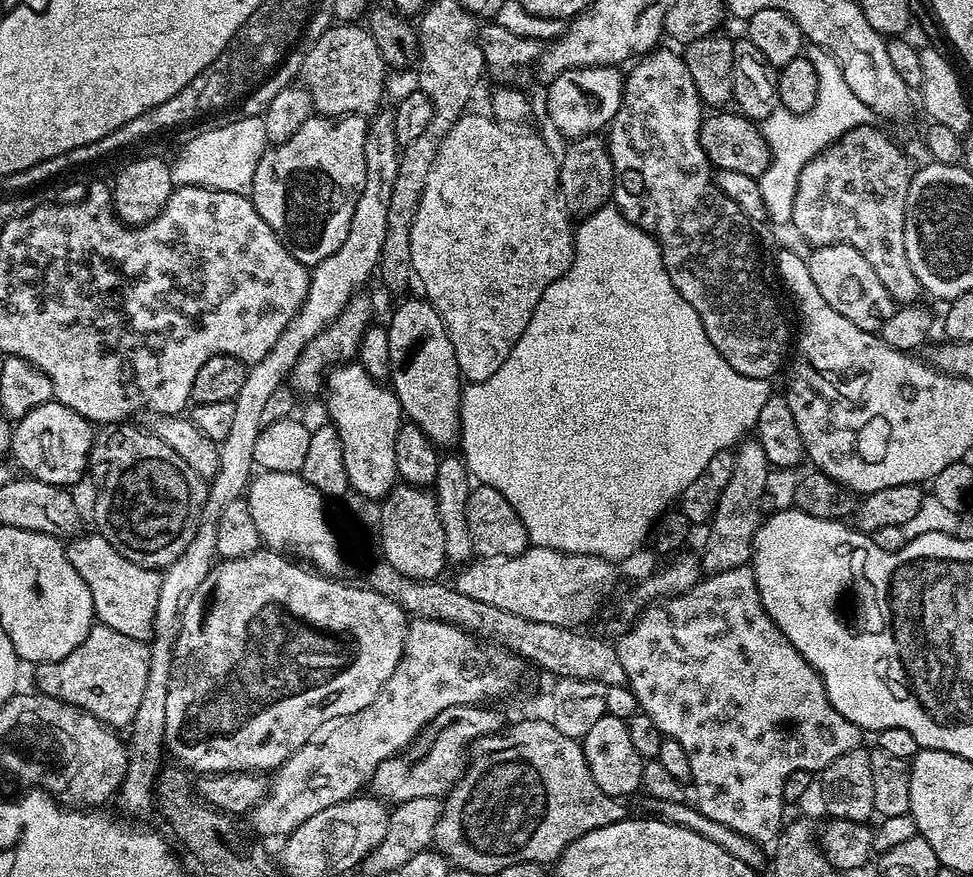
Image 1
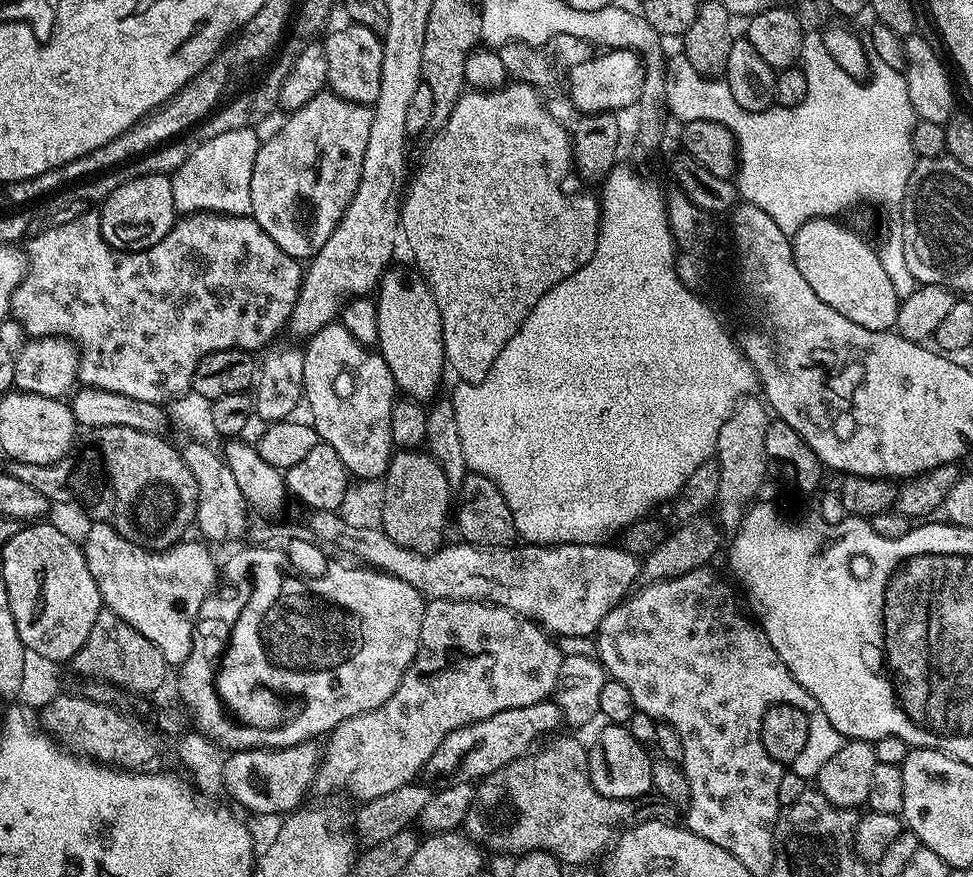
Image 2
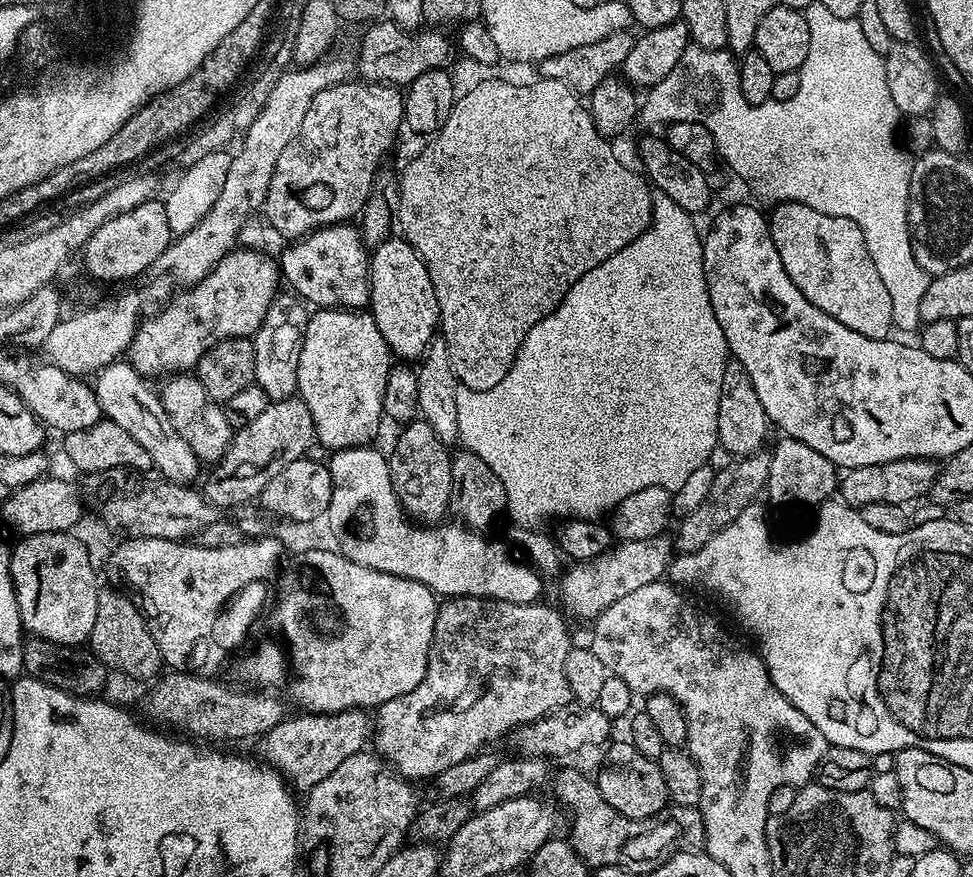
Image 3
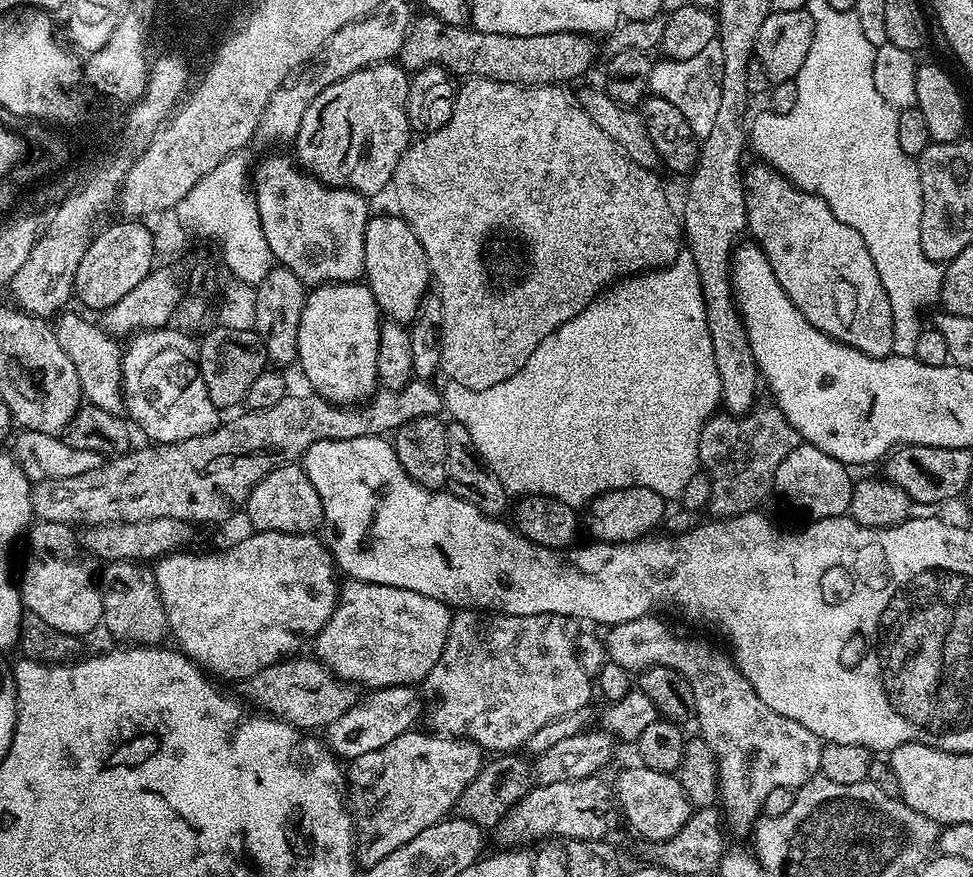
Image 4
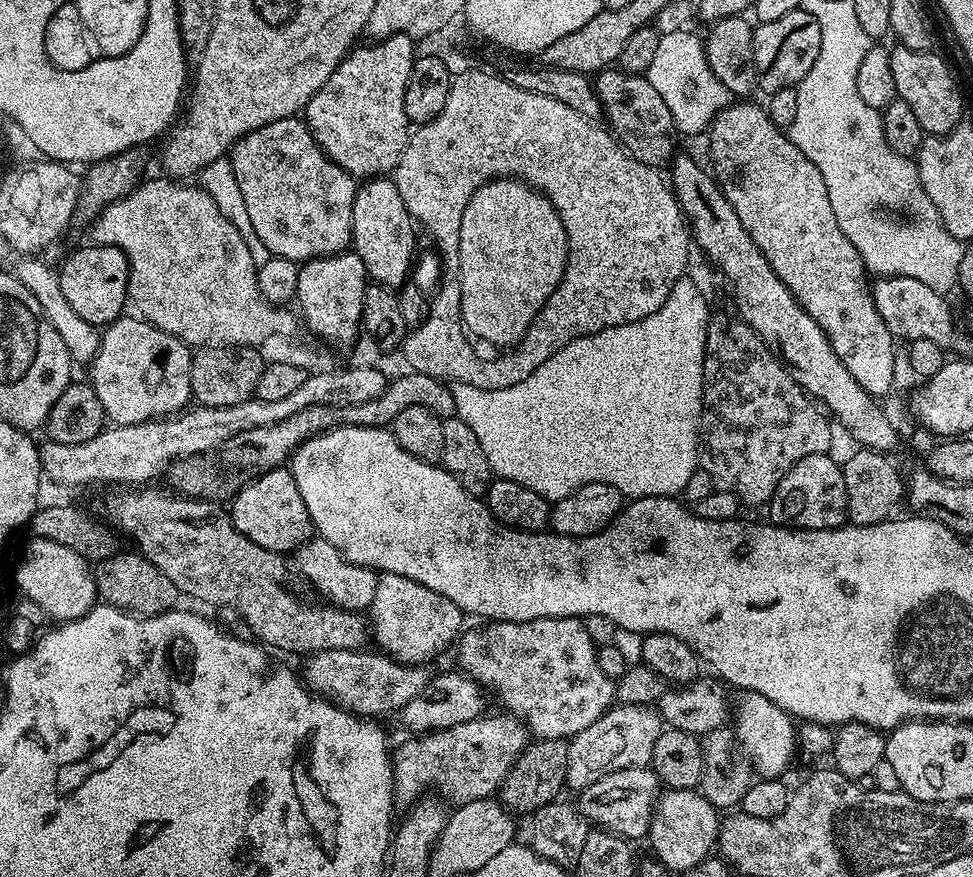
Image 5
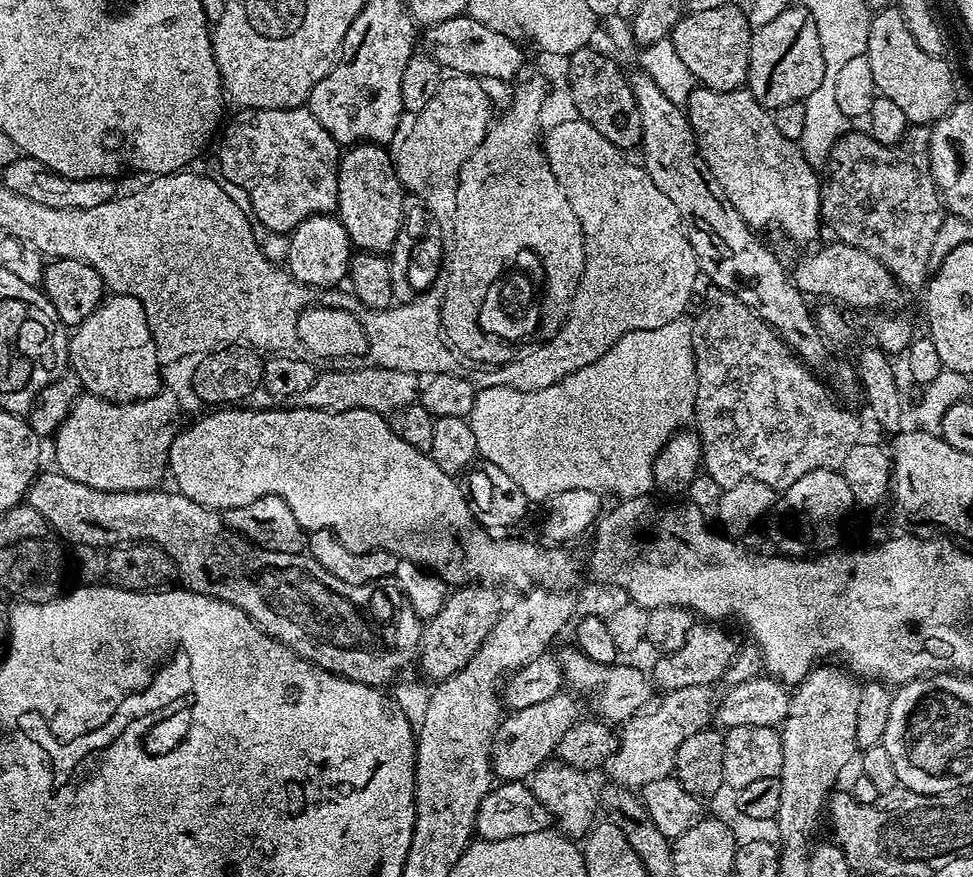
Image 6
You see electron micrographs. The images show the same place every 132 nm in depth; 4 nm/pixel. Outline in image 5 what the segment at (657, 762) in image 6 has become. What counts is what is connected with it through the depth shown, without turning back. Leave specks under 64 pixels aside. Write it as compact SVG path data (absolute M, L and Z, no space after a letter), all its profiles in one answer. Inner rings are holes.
M616 704L577 736L568 740L569 789L583 790L598 778L627 768L646 768L651 765L654 742L662 731L662 717L655 707L647 704Z

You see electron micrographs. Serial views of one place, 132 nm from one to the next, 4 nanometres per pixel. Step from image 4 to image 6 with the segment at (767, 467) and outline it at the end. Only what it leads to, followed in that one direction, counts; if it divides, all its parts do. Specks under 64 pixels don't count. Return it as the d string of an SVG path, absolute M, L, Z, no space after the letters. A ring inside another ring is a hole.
M715 286L709 287L709 292L704 296L704 305L700 308L696 320L691 321L692 345L694 346L694 362L696 363L696 414L694 428L700 437L700 454L702 457L703 471L714 482L718 482L721 490L730 486L738 486L738 482L766 482L774 490L783 490L794 486L802 474L810 474L810 470L822 470L823 468L843 469L846 462L846 454L854 445L861 443L860 420L848 408L843 408L837 397L830 391L829 385L817 373L813 372L807 364L796 357L795 352L785 344L774 329L762 318L758 318L748 309L734 294Z

